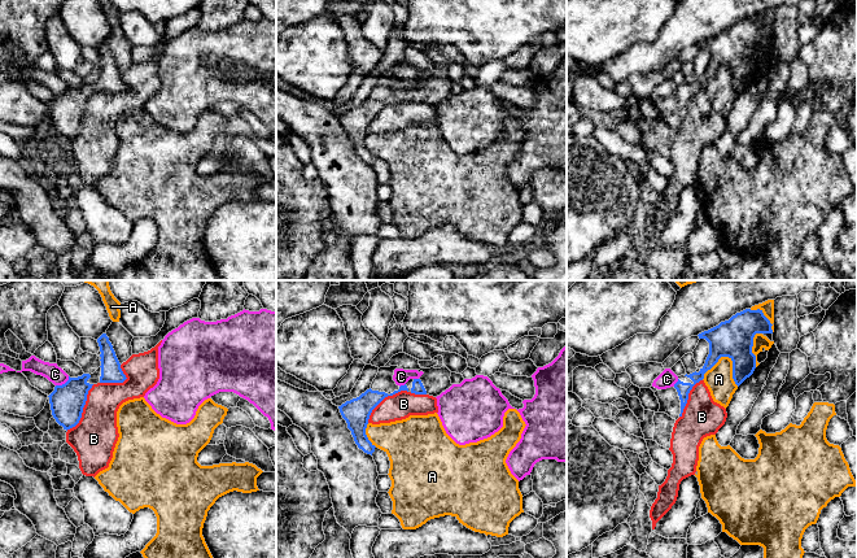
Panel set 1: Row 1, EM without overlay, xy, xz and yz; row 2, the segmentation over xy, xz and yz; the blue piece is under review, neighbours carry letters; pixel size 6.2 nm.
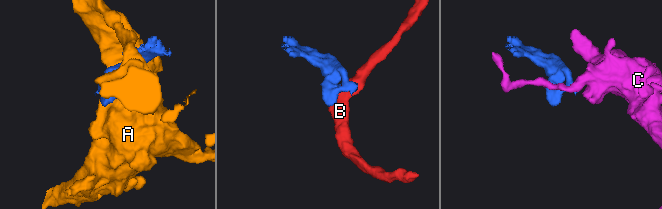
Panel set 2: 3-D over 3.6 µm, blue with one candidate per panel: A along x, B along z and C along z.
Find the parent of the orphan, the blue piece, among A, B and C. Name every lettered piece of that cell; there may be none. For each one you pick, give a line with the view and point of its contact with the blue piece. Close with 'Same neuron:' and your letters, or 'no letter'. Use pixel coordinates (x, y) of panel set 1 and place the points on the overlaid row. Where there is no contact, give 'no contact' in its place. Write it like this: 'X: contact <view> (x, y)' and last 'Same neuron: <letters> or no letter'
Same neuron: no letter

